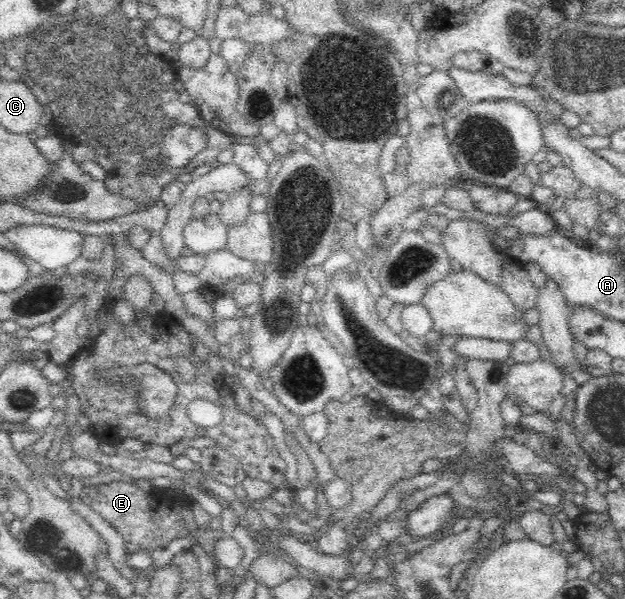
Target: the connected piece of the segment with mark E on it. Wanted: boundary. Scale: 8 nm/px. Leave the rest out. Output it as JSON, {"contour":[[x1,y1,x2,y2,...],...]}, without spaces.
{"contour":[[114,481,108,484,85,486,79,497,119,532,124,547,129,545,127,549,135,547,135,551,149,552,158,547,163,548,174,538,185,535,182,513,185,508,192,511,190,503,193,501,181,491,183,505,180,505,178,498,165,493,164,488,157,487,157,491,155,488,153,491,143,491,134,481]]}

